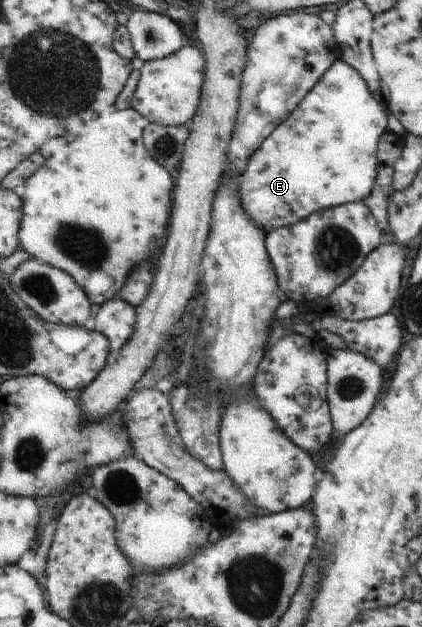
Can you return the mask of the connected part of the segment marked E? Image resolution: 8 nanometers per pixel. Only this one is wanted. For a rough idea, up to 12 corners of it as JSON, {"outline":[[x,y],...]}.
{"outline":[[339,58],[247,160],[265,231],[363,202],[386,105]]}

